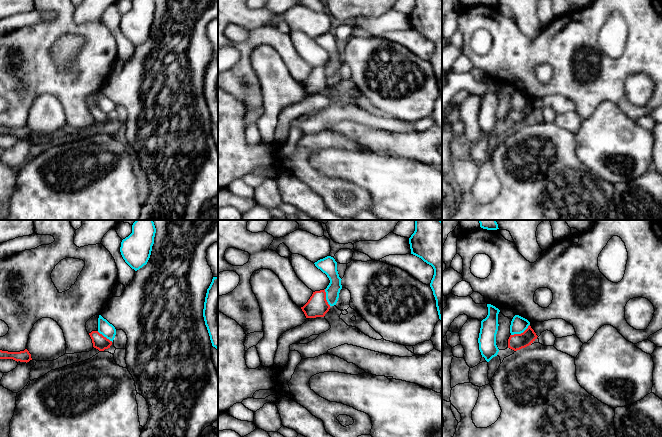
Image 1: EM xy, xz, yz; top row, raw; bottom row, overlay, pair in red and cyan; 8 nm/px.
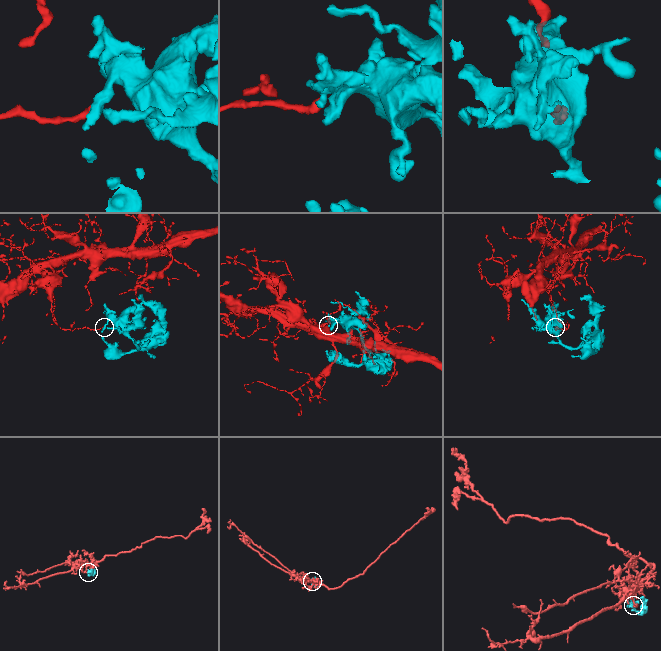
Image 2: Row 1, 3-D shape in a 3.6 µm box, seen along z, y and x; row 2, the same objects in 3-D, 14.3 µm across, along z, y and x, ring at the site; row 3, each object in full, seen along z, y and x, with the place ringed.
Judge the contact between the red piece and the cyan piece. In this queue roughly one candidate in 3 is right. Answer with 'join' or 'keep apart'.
keep apart

